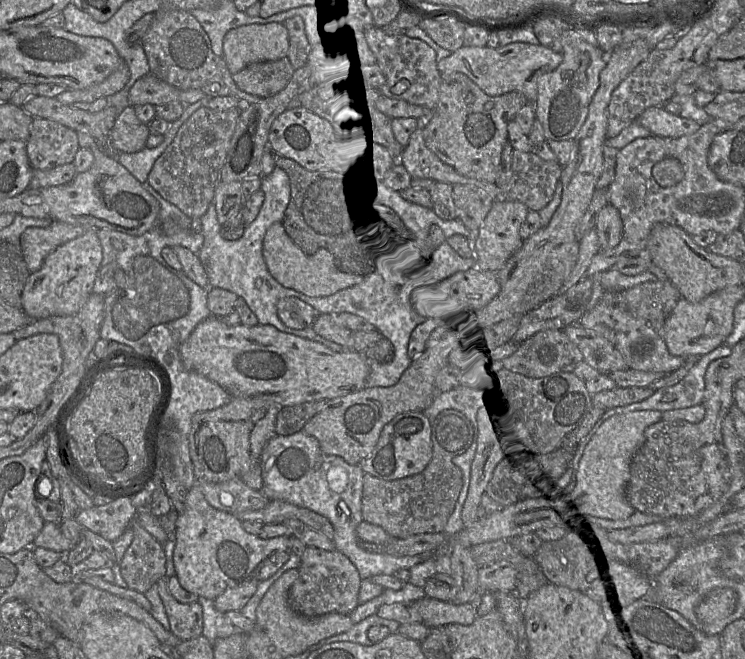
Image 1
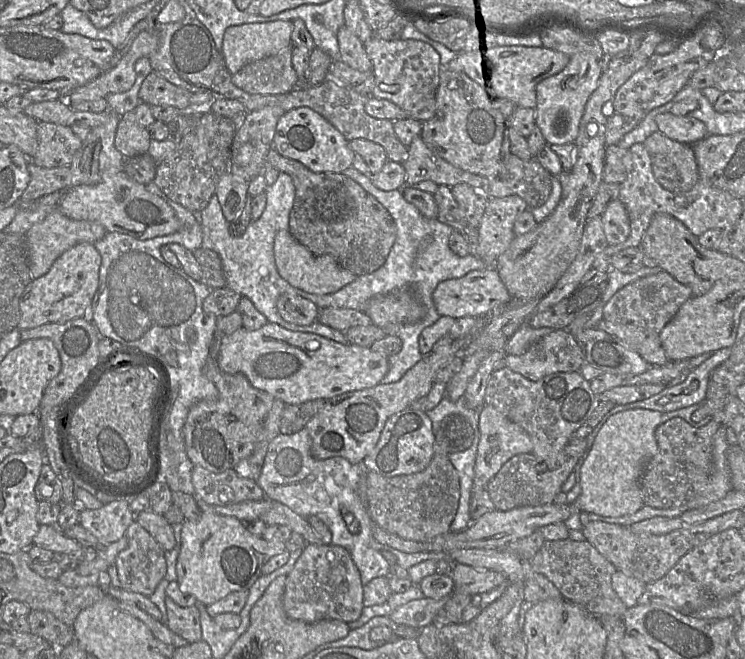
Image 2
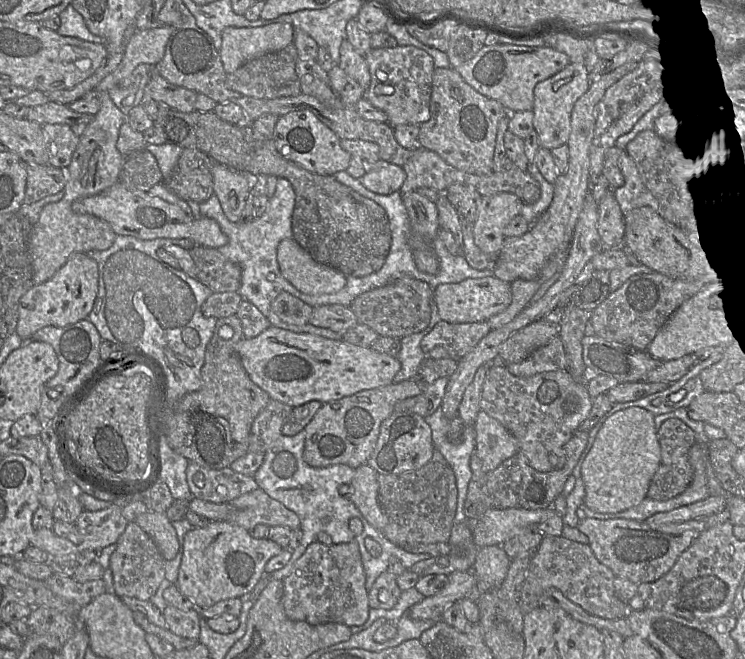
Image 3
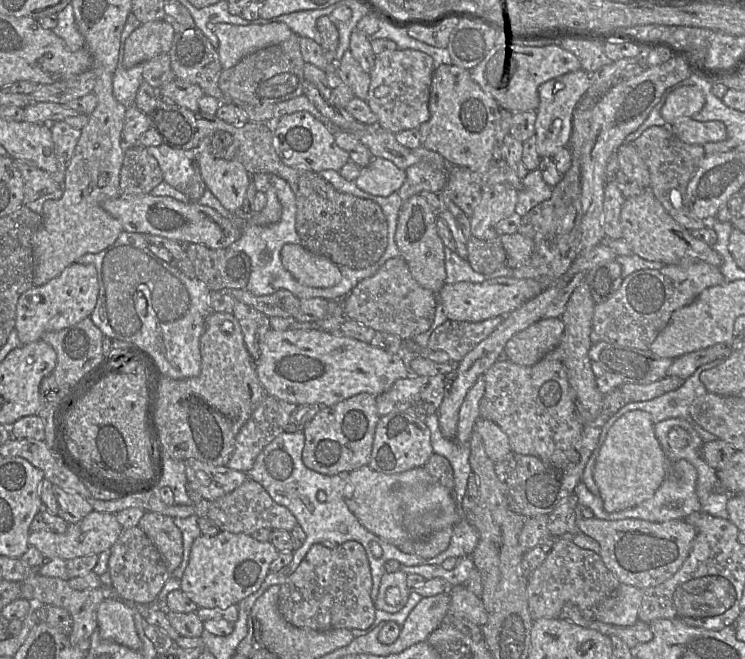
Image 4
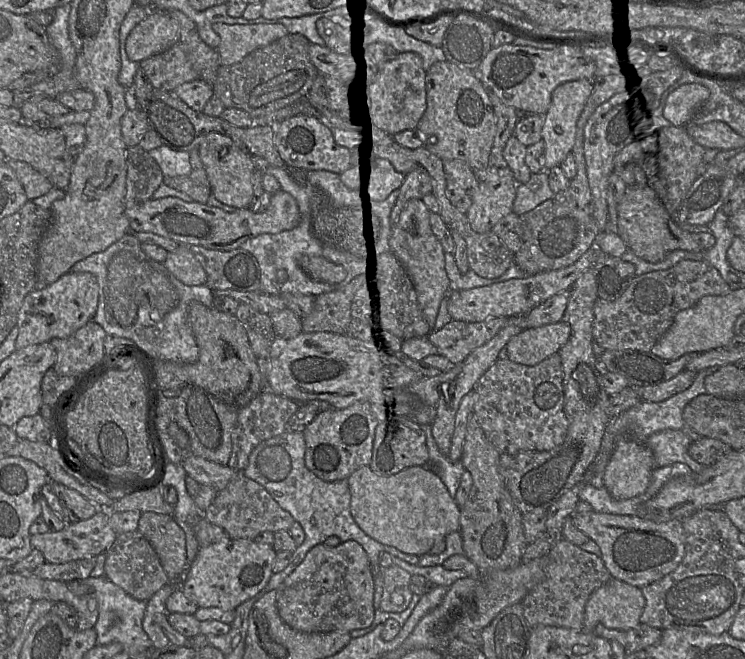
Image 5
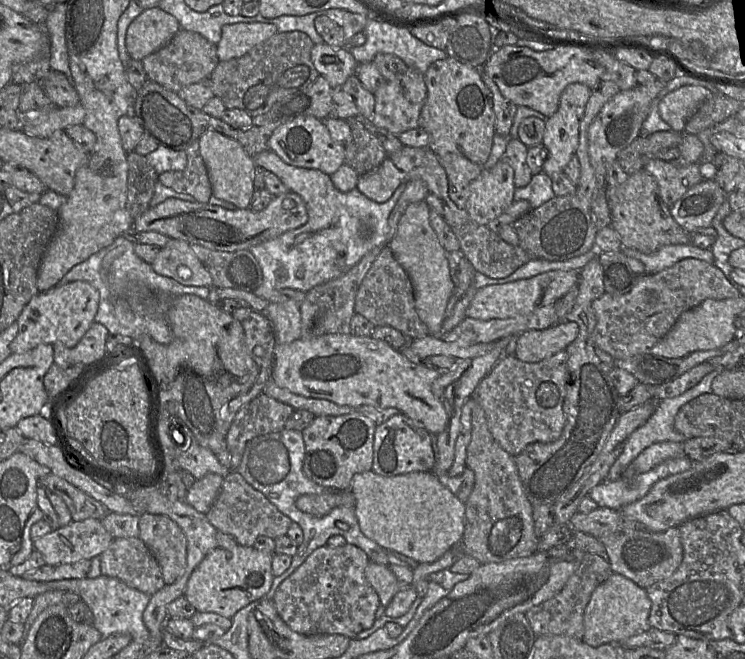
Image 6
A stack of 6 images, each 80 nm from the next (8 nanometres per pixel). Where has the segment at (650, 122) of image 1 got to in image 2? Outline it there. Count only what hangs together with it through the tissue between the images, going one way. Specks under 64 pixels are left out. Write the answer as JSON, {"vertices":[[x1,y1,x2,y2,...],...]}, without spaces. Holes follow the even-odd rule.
{"vertices":[[666,112,658,114,654,120,656,132,682,144,693,145,708,136,704,123,694,118]]}

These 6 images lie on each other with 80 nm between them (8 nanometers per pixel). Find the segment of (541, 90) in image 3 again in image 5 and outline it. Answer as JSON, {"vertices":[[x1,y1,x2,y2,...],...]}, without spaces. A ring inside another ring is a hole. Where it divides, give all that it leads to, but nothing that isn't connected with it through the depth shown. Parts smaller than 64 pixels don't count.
{"vertices":[[581,79,565,82,555,88,552,93,551,105,545,113,545,120,541,130,544,141,544,167,546,170,559,166,572,151,575,143,577,121,583,111,585,103,593,90,593,81]]}

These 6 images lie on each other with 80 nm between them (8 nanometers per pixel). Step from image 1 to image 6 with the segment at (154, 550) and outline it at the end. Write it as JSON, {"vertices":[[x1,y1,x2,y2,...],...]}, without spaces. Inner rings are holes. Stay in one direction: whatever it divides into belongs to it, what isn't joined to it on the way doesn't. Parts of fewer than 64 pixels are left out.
{"vertices":[[139,537,114,538,100,554,100,569,102,575,118,578,148,595,165,585,158,562]]}

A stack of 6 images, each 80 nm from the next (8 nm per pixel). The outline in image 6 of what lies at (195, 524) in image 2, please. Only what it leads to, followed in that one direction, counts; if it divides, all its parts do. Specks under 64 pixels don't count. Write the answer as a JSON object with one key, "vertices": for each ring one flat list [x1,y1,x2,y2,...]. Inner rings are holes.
{"vertices":[[238,545,232,549,218,546,210,551,194,569,188,580,184,596,198,612,212,612,232,619,240,609,262,598,270,590,274,578,272,558,272,553,260,551,254,546]]}

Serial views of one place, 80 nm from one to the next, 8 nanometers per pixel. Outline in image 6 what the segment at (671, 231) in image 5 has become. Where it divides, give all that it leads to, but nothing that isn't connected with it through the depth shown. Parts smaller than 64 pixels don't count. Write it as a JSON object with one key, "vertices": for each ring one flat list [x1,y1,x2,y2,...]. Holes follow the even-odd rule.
{"vertices":[[641,169,629,175,625,182,616,187,606,188,606,191,611,226,617,232,624,248,651,254,665,245,691,242,690,233,673,219,670,207,660,197,655,178,646,170]]}

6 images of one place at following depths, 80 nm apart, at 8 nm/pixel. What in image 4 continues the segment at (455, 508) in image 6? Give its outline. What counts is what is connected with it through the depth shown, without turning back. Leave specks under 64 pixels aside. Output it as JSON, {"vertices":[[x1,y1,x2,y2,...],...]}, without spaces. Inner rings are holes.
{"vertices":[[364,465,349,473,353,486,351,498,346,499,349,510,367,530,395,546,453,527,460,520,452,490,431,476,424,466,385,474]]}

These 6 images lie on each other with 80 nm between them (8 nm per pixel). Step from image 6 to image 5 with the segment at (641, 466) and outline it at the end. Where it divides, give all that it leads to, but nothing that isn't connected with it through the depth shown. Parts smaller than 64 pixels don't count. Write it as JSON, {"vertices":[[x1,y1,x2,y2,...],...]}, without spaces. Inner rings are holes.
{"vertices":[[672,429,656,432,646,441,653,453,655,467,679,462,688,465,692,474,697,474,704,466,689,455,691,443,692,439,688,435,681,430]]}

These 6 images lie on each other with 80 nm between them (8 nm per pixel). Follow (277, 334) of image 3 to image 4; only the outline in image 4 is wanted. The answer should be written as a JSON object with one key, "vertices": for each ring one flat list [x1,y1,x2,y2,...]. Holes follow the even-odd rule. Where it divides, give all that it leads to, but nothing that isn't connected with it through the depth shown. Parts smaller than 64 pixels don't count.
{"vertices":[[271,328,265,335,255,365,267,395,297,406,333,406,360,393,378,397,397,380,418,377,415,372,407,370,402,355,389,354,370,343,317,329,278,331]]}

